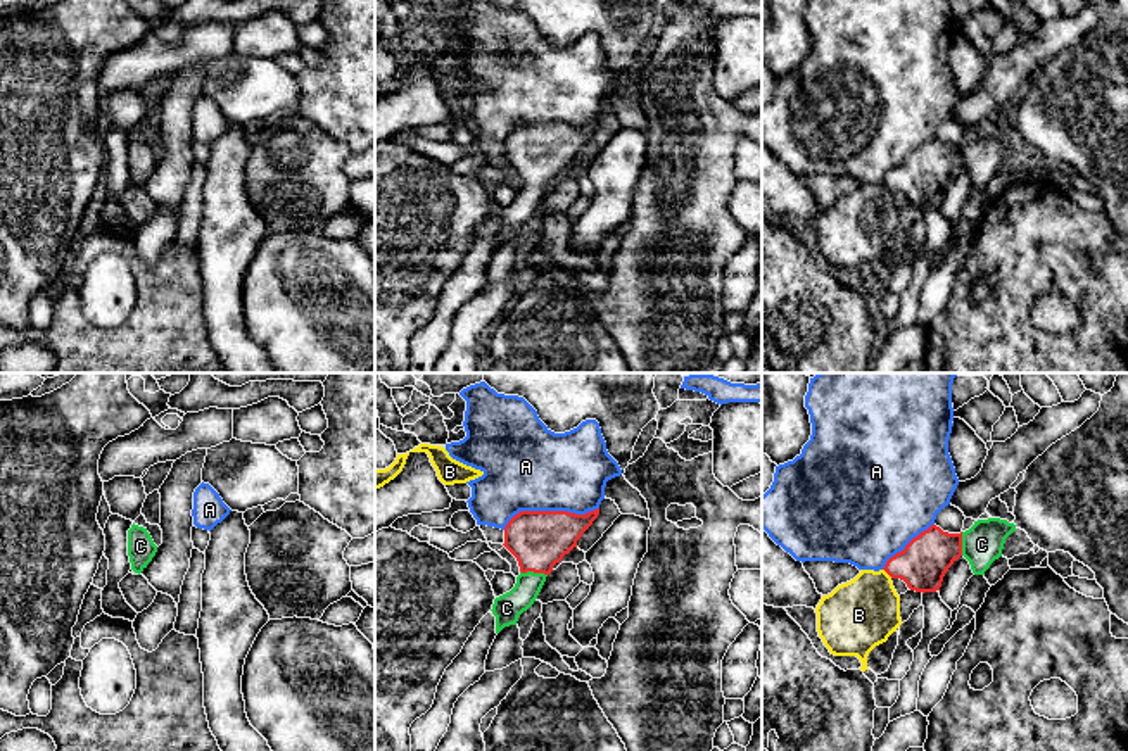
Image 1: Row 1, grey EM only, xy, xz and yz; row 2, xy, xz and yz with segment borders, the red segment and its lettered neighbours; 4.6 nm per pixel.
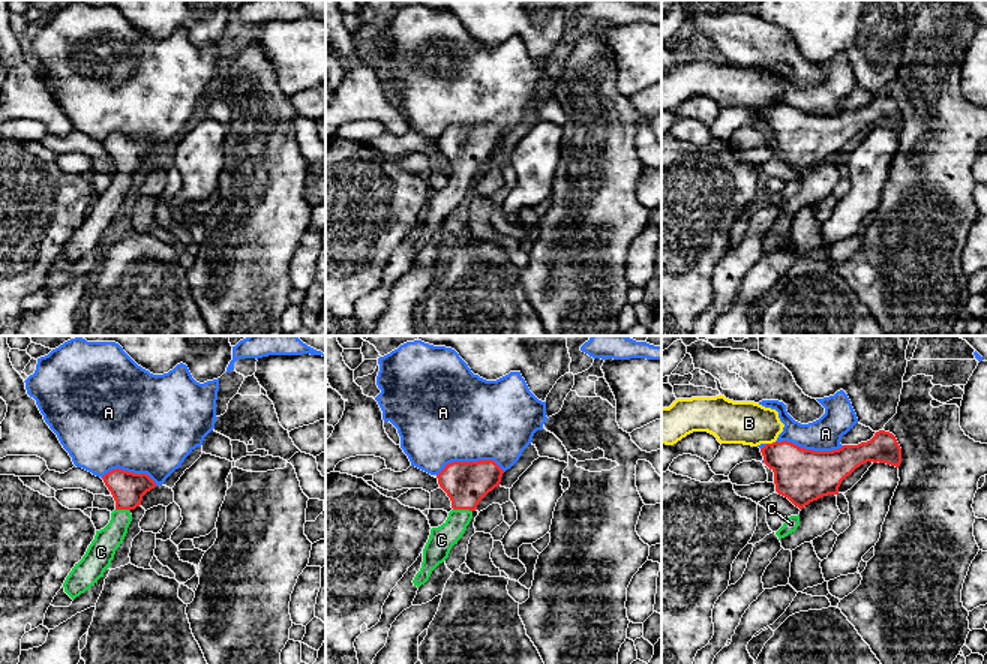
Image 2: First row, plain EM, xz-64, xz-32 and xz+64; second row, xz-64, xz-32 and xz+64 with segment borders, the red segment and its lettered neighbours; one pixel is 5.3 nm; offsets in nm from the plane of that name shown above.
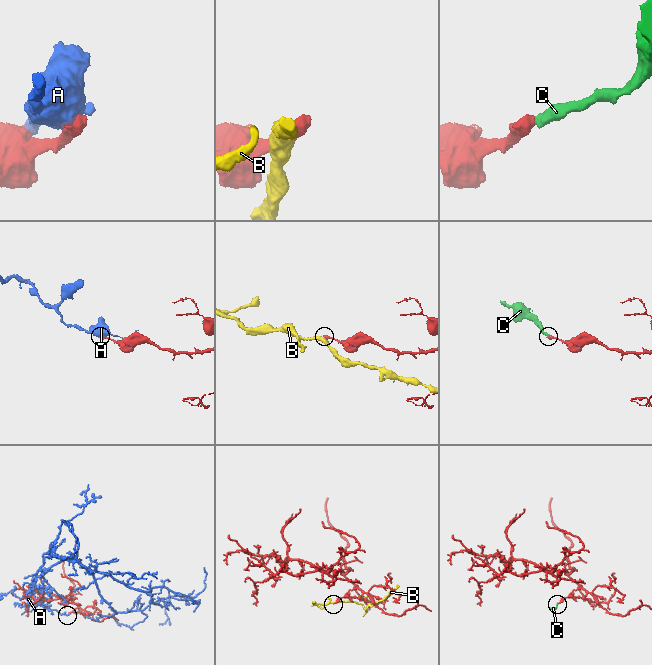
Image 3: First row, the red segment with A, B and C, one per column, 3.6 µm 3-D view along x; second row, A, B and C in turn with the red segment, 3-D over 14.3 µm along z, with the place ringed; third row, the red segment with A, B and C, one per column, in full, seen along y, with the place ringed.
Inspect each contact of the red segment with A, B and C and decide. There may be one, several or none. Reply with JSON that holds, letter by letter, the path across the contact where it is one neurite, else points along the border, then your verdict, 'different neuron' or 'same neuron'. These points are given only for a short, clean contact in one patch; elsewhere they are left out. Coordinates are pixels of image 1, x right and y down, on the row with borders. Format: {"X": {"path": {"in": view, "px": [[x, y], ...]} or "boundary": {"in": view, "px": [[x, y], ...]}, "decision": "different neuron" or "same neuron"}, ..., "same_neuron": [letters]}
{"A": {"decision": "different neuron"}, "B": {"boundary": {"in": "yz", "px": [[883, 568], [892, 577]]}, "decision": "different neuron"}, "C": {"decision": "same neuron"}, "same_neuron": ["C"]}

